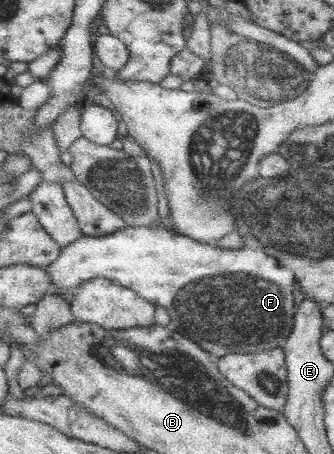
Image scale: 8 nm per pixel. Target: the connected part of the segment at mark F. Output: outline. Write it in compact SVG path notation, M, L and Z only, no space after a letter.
M127 225L101 237L83 235L63 247L59 257L45 268L53 285L50 292L57 295L58 289L73 294L84 281L99 276L132 289L139 297L167 310L170 322L166 327L198 343L215 358L231 352L247 354L282 348L294 324L295 305L291 291L295 278L292 271L275 257L263 253L262 249L218 248L202 244L171 233L163 226Z

